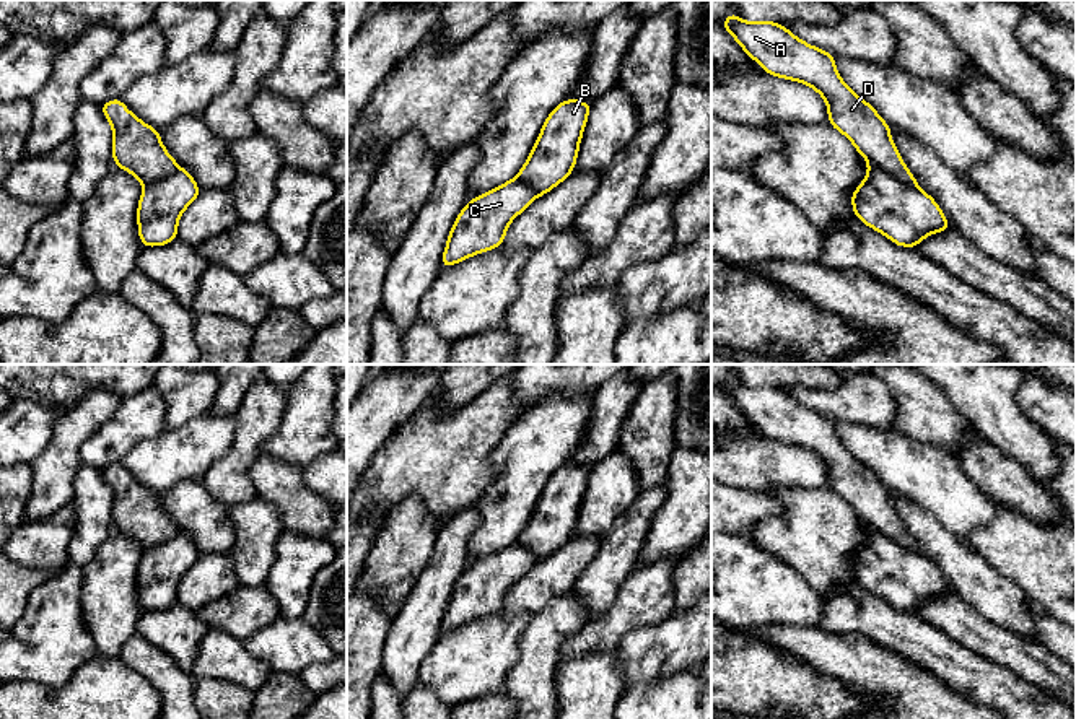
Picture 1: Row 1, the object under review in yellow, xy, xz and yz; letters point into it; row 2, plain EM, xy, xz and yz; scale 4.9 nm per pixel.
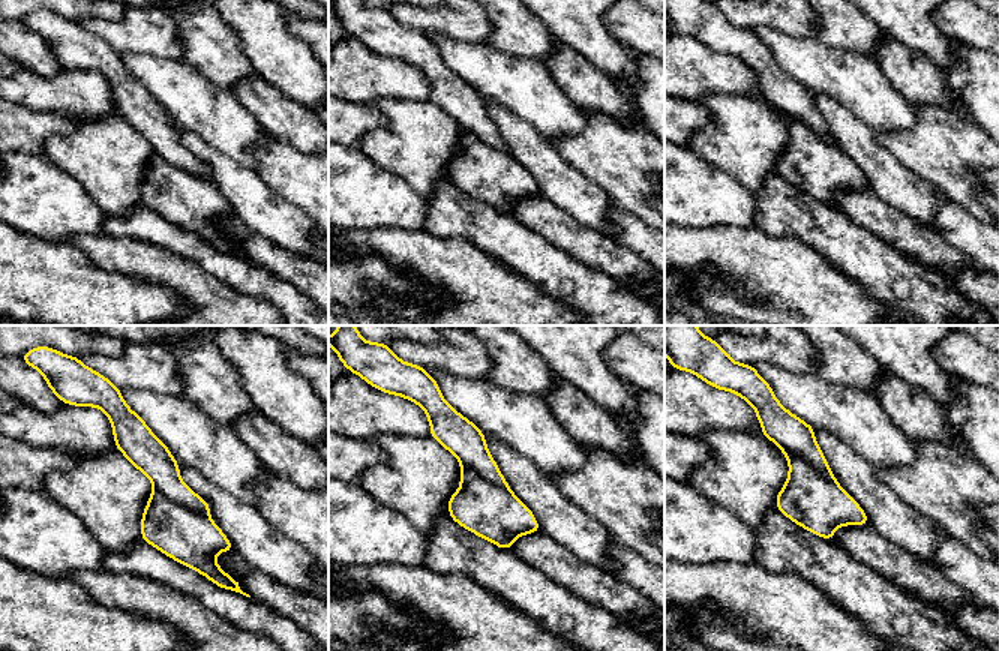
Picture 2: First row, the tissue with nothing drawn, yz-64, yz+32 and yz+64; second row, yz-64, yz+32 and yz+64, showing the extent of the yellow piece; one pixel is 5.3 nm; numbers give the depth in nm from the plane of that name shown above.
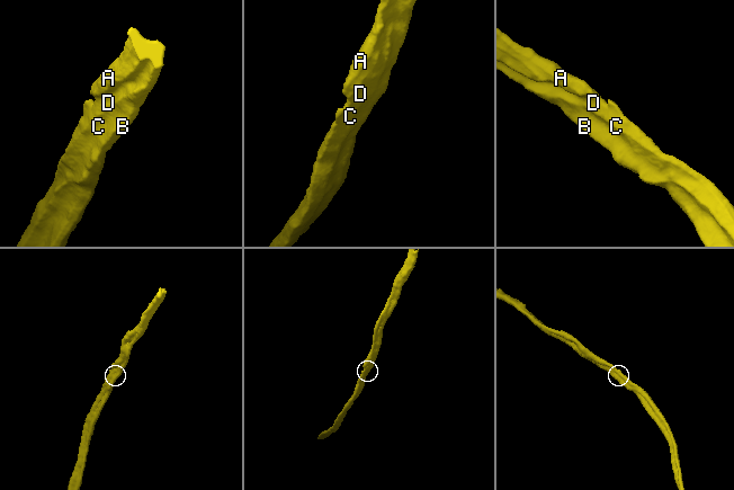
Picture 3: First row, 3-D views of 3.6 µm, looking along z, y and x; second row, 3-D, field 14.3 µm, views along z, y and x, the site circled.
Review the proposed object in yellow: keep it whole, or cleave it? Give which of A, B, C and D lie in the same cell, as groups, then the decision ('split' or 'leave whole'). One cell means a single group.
groups A C D / B; split

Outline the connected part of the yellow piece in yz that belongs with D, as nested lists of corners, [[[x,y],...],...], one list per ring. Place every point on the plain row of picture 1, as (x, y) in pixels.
[[[731,377],[721,390],[765,438],[814,452],[827,467],[829,488],[842,496],[861,521],[907,550],[916,550],[915,540],[907,534],[895,508],[890,504],[890,490],[840,442],[832,418],[801,405],[783,389],[773,386],[749,387]]]

